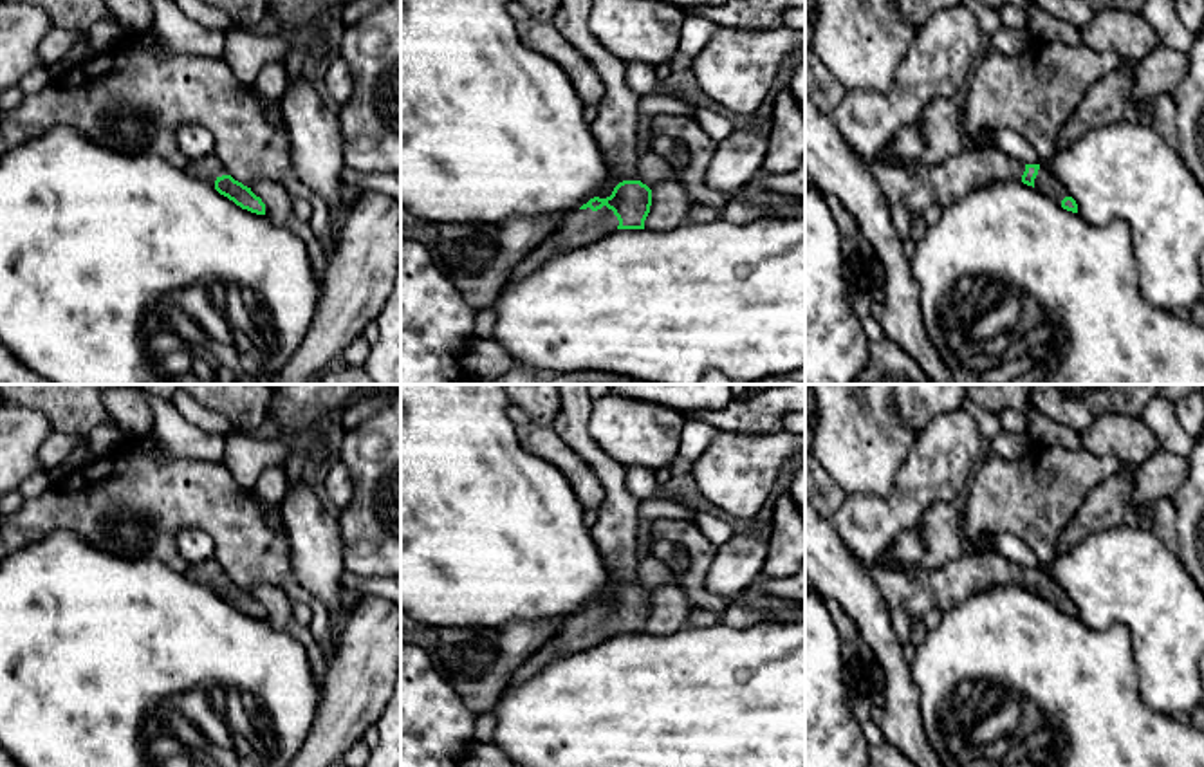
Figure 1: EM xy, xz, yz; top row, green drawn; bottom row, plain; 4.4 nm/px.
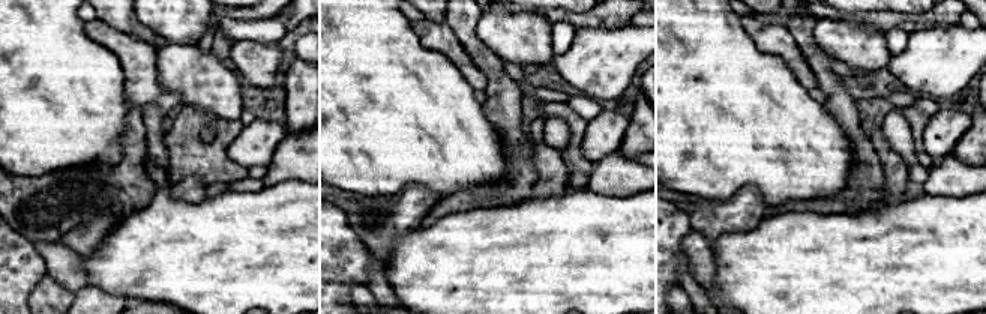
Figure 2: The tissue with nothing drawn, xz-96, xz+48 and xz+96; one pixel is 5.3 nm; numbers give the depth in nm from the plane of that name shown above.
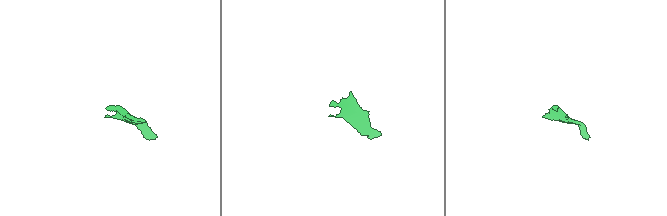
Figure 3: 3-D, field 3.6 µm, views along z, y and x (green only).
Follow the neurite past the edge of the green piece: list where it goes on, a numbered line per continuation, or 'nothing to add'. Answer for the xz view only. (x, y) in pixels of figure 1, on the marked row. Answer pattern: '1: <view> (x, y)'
1: xz (580, 228)

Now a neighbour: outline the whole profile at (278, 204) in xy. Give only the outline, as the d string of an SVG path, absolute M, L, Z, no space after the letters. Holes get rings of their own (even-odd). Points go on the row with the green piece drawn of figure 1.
M258 179L253 186L251 191L262 199L265 204L265 218L276 226L287 227L292 233L296 233L307 245L309 256L314 267L314 273L321 278L323 282L323 271L329 262L329 256L325 254L318 236L314 235L312 227L309 222L300 220L294 215L292 209L292 197L287 193L287 189L269 179Z

